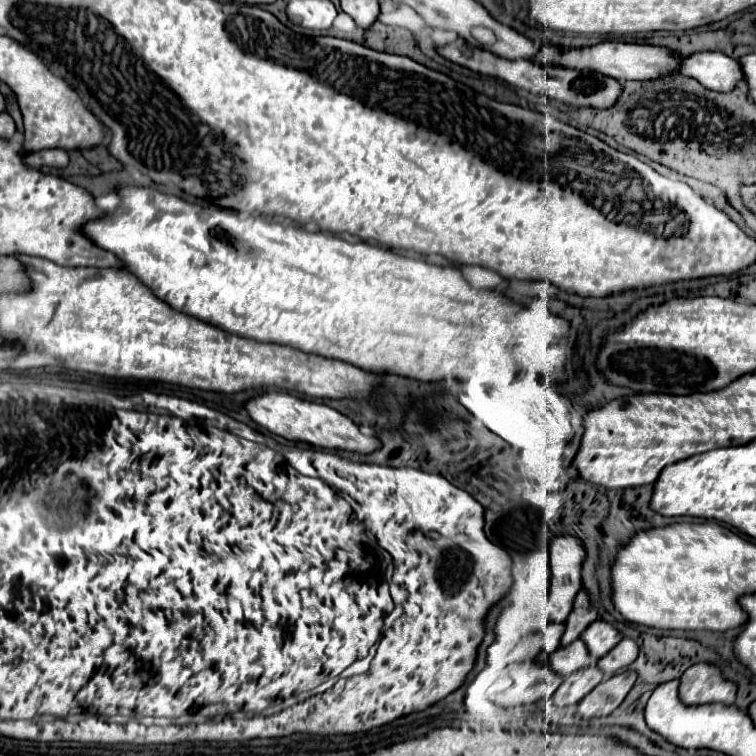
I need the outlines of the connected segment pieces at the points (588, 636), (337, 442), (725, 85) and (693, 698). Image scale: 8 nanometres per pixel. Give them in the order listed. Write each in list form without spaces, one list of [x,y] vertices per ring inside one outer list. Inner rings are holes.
[[[594,621],[580,639],[584,639],[584,643],[588,645],[588,651],[592,651],[592,655],[596,659],[604,657],[610,649],[614,649],[620,641],[622,641],[622,633],[618,629],[614,629],[610,623],[606,621]]]
[[[268,391],[260,397],[250,399],[246,403],[246,411],[258,425],[262,425],[270,433],[284,437],[288,441],[302,441],[302,443],[308,443],[308,445],[320,447],[320,449],[342,449],[342,451],[352,451],[352,453],[362,453],[362,455],[368,455],[382,447],[378,437],[364,435],[358,429],[358,425],[354,425],[346,415],[338,413],[336,409],[332,409],[324,403],[304,401],[290,393]]]
[[[698,51],[680,57],[680,75],[688,75],[700,81],[712,91],[732,91],[740,79],[744,79],[740,63],[716,51]]]
[[[696,663],[680,677],[680,699],[686,705],[704,703],[726,703],[732,705],[736,699],[738,685],[728,681],[720,667],[714,663]]]

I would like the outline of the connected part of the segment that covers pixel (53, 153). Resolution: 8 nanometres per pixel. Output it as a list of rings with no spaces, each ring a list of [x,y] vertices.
[[[44,149],[42,155],[28,155],[26,157],[30,167],[56,167],[62,169],[68,165],[68,153],[62,149]]]

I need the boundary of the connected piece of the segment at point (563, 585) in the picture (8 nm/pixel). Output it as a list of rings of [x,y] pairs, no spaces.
[[[560,535],[560,539],[554,539],[550,545],[550,559],[550,603],[554,607],[550,619],[564,621],[572,609],[572,599],[582,587],[582,565],[586,559],[586,549],[580,539],[572,539],[572,535]]]

